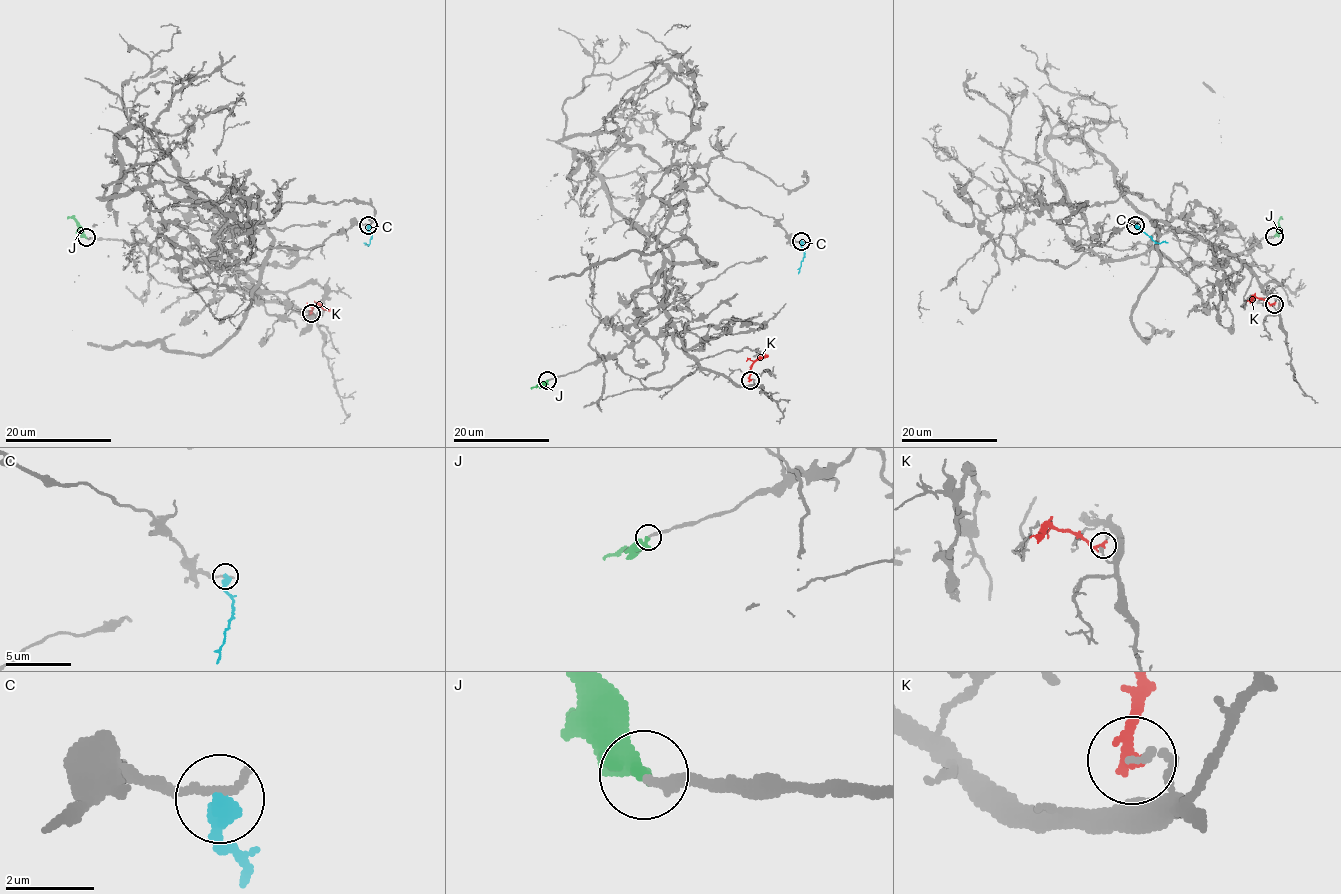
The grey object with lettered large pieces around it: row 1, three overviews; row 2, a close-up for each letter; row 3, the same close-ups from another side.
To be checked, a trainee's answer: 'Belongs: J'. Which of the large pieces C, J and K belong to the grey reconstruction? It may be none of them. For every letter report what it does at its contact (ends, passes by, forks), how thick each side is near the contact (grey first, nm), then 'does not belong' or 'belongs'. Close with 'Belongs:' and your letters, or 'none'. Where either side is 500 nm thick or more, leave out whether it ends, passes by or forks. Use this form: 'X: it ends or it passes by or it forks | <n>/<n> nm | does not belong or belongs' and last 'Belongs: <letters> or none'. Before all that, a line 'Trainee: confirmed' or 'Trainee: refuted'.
Trainee: confirmed
C: it ends | 200/480 nm | does not belong
J: it ends | 240/400 nm | belongs
K: it ends | 180/300 nm | does not belong
Belongs: J

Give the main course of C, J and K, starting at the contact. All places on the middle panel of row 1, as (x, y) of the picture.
C: (801, 241), (803, 259), (798, 274)
J: (548, 381), (531, 389)
K: (749, 379), (754, 361), (768, 355)

